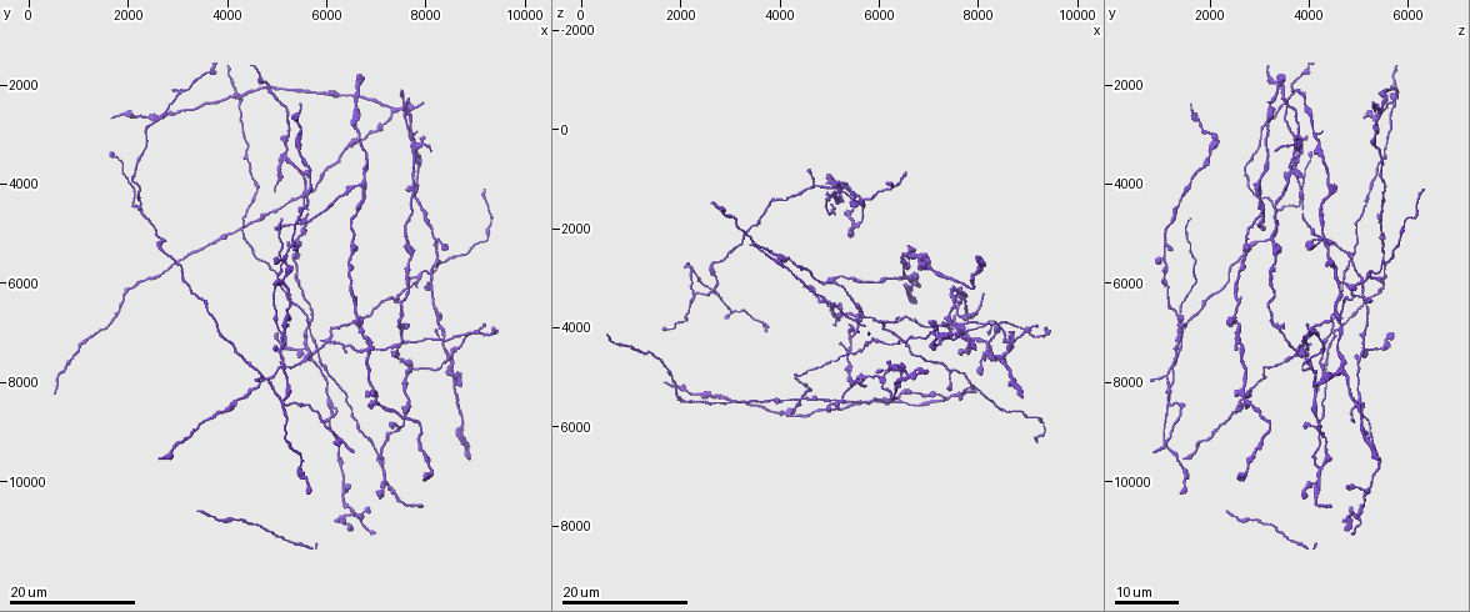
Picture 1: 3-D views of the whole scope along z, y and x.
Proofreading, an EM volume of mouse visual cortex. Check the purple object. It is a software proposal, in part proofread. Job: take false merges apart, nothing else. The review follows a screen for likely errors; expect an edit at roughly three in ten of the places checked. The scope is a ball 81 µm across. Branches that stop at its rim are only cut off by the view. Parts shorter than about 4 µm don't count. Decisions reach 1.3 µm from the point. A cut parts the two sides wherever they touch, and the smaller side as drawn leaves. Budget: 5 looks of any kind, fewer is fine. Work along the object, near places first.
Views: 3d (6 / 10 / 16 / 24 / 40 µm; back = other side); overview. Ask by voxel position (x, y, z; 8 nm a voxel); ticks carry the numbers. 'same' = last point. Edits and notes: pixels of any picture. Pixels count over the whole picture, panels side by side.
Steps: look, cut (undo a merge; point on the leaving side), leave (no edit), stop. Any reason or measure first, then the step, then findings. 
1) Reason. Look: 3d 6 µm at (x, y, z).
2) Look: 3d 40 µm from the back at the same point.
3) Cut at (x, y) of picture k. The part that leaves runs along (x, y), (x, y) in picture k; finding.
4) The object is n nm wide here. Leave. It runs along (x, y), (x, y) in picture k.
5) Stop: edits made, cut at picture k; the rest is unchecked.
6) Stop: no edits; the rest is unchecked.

Two arms in line, one across. Look: 3d 16 µm at (2250, 4500, 3400).

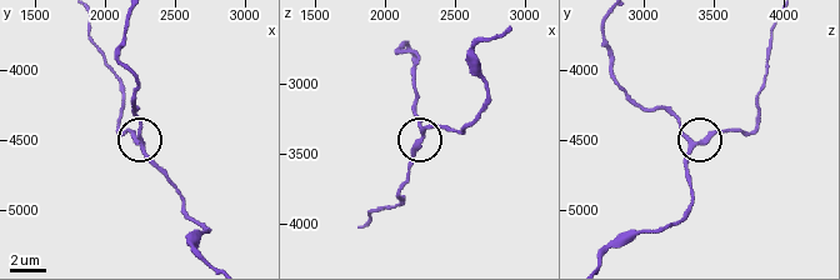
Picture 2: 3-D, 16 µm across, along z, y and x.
Closer look. Look: 3d 10 µm at (2260, 4520, 3380).

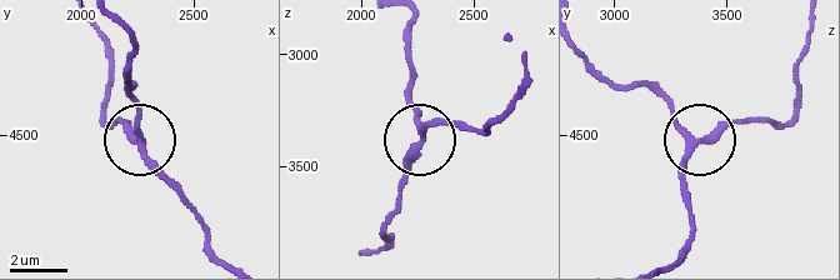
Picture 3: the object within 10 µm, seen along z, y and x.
The side arm is 15 µm long. Leave. It runs along (130, 40), (140, 141), (118, 119) in picture 3; continuous, no second neuron.

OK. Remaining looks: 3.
Side arm on a straight run. Look: 3d 24 µm at (7800, 7750, 4100).

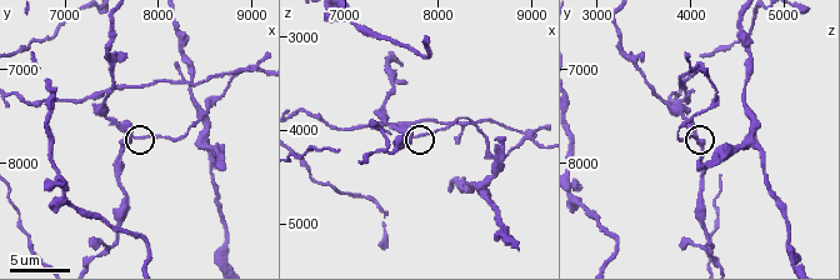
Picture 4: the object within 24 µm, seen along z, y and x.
Look: 3d 6 µm at (7750, 7700, 4050).

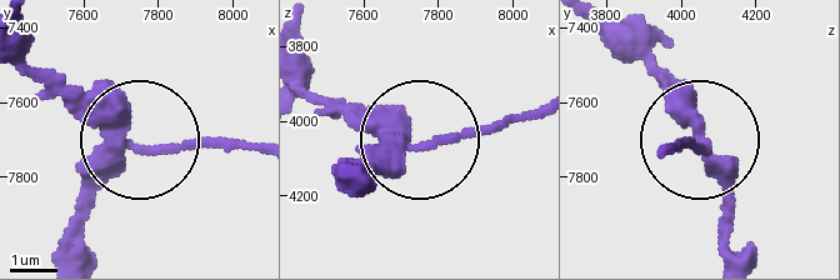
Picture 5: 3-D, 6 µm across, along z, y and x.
The side arm is 90 µm long. Cut at (189, 146) of picture 5. The part that leaves runs along (113, 149), (253, 149) in picture 5; two neurons meet here.

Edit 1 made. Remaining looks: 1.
Look: 3d 10 µm at (8500, 7800, 4650).

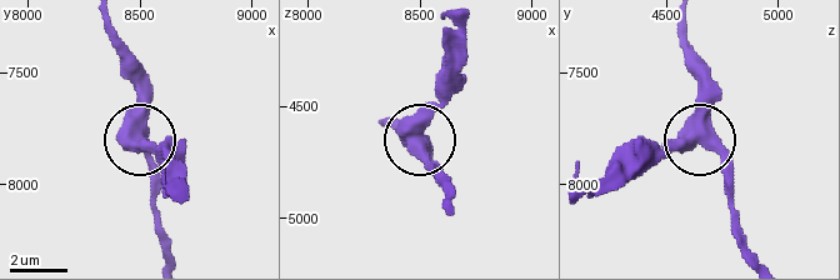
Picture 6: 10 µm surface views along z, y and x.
Leave. It runs along (683, 23), (683, 51), (698, 88), (698, 130), (643, 144) in picture 6; all the same neuron.

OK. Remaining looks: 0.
Stop: edits made, cut at picture 5; the rest is unchecked.

